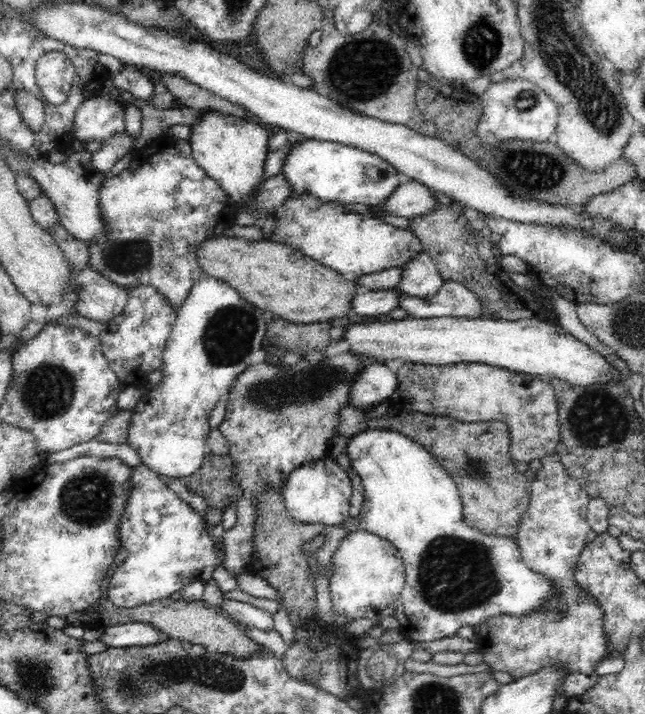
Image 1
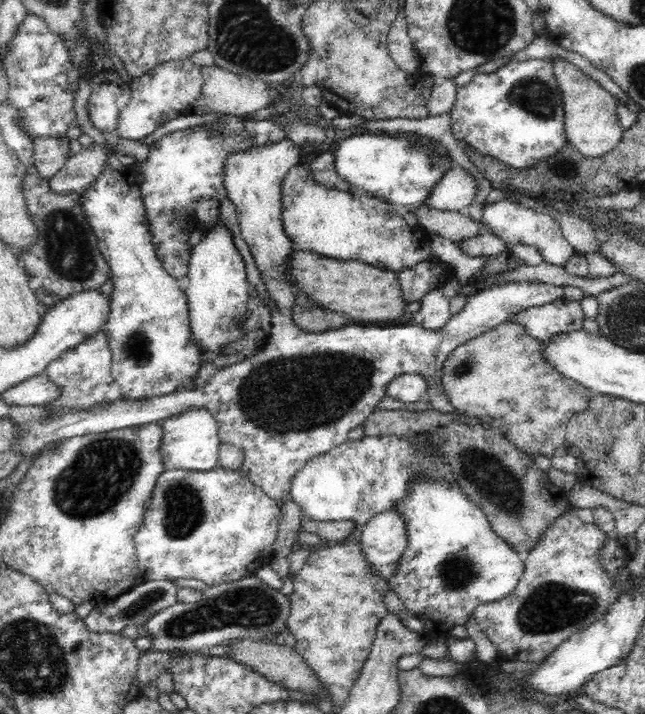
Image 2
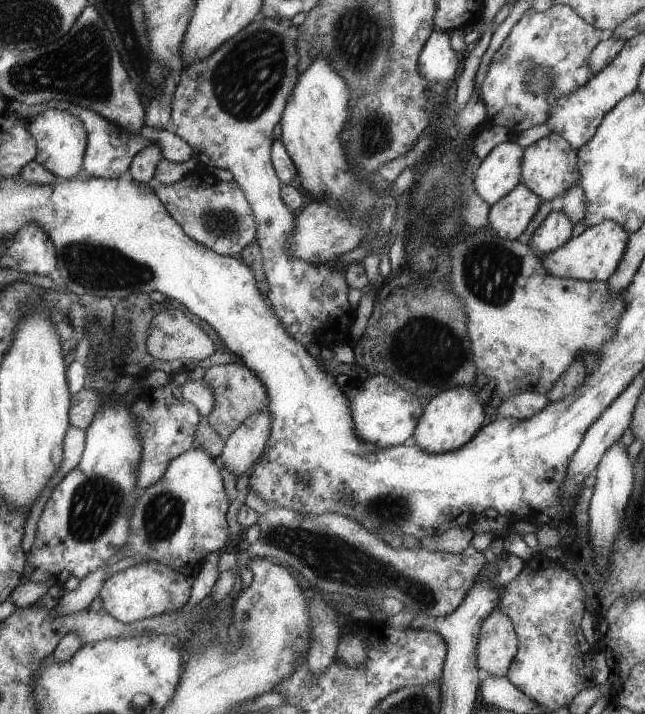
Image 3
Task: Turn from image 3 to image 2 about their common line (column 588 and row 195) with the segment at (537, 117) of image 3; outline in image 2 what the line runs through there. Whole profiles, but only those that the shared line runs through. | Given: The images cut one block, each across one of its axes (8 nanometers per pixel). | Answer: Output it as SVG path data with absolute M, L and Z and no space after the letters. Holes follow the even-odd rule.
M29 169L22 180L22 194L27 214L38 231L38 238L36 242L20 249L18 256L28 268L29 276L41 281L42 291L51 293L56 299L64 299L83 289L98 289L111 278L110 267L100 254L94 231L85 221L81 190L56 193L52 191L50 177Z

